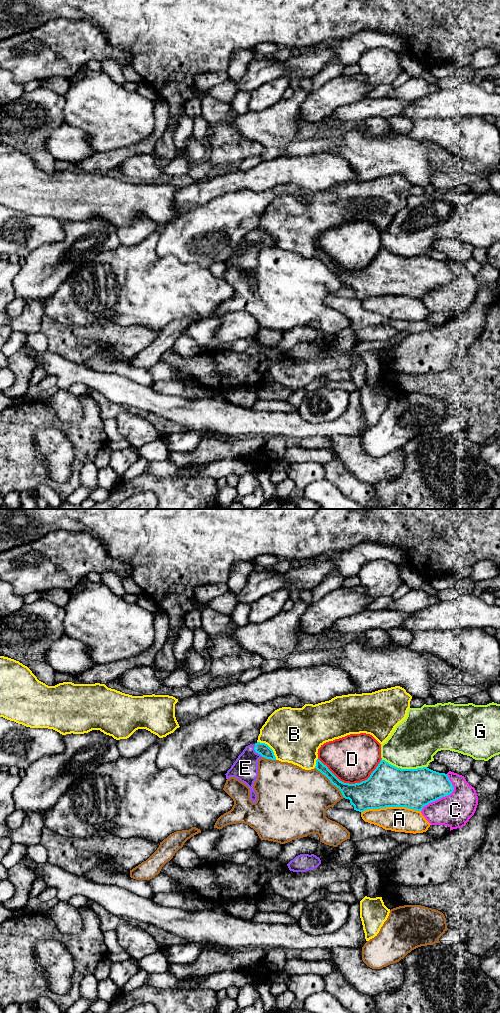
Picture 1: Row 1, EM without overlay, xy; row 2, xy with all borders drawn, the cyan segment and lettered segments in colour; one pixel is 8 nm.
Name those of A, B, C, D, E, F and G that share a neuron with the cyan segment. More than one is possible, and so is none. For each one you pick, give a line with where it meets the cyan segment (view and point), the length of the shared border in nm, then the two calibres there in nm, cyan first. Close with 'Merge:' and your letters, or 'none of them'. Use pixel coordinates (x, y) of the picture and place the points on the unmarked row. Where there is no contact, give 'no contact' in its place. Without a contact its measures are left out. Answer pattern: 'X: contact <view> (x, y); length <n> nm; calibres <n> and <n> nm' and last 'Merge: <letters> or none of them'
E: contact xy (255, 239); length 120 nm; calibres 100 and 200 nm
Merge: E

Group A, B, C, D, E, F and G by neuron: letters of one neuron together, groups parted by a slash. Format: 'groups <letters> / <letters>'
groups A / B / C / D / E / F / G

